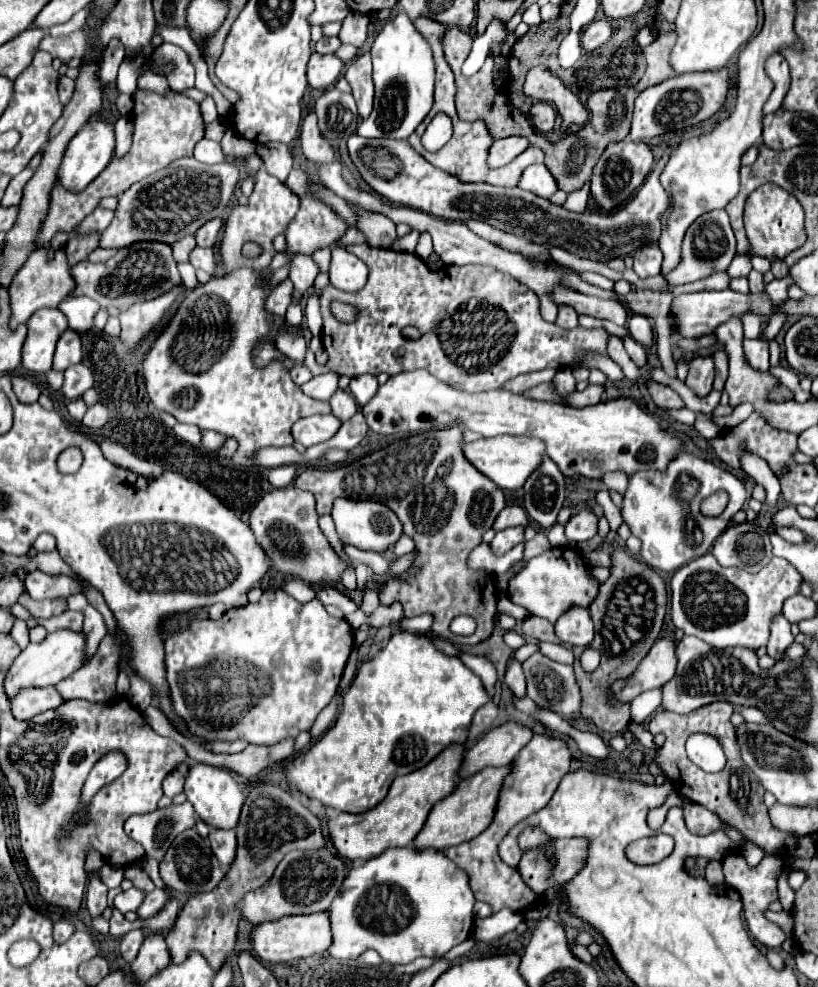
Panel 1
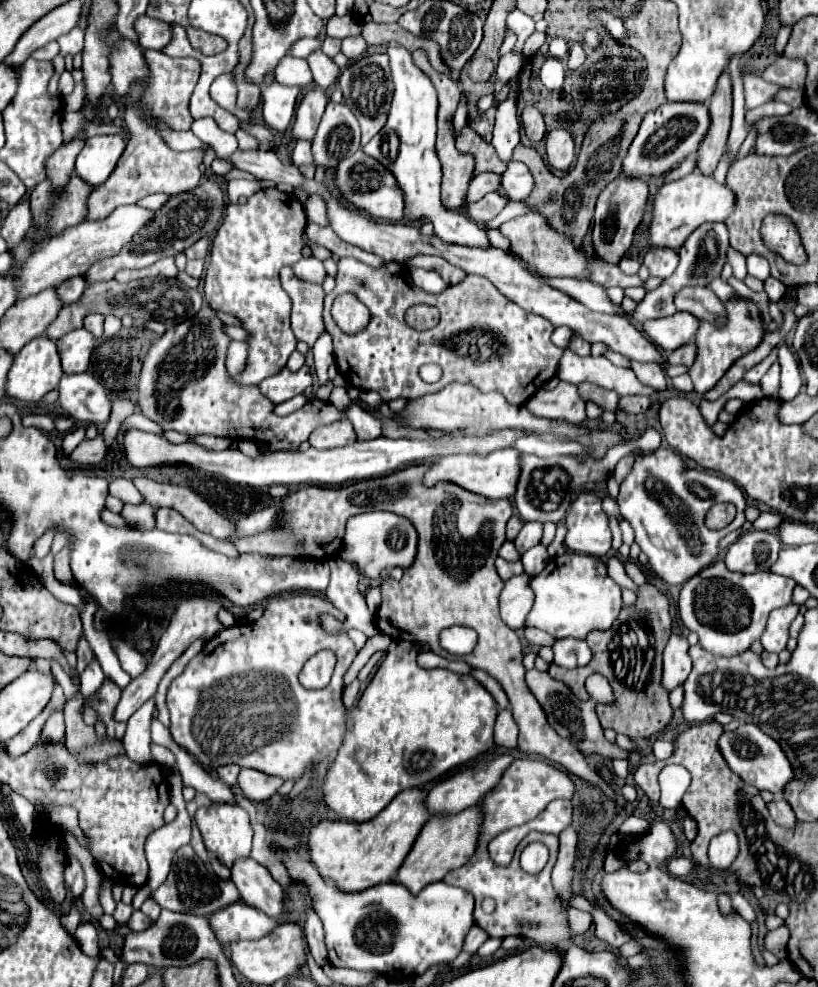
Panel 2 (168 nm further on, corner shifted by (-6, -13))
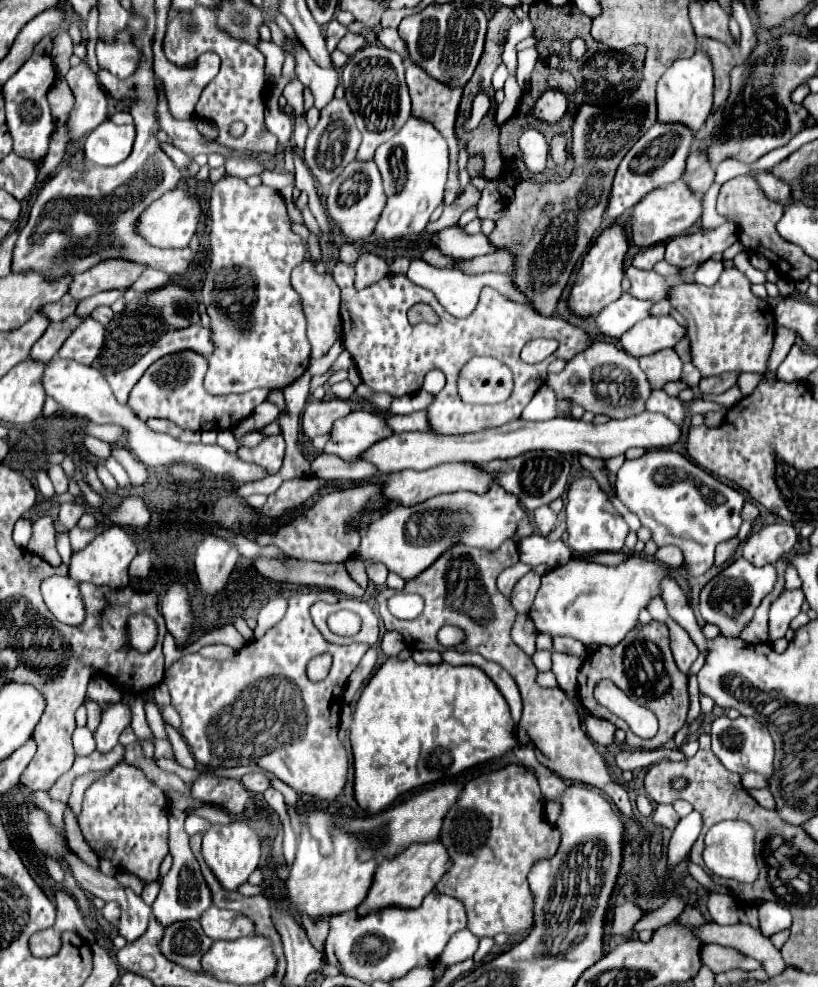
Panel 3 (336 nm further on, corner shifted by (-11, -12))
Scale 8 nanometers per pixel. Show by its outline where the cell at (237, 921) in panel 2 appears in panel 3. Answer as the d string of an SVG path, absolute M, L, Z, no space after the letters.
M216 906L204 912L200 924L212 940L236 940L242 936L250 936L256 930L254 922L244 914L232 910L220 910Z

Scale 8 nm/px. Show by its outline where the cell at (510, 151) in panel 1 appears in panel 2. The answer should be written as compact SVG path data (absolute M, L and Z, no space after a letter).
M481 173L481 175L473 177L471 185L467 189L467 197L465 197L463 207L467 207L469 203L479 201L481 197L485 197L491 191L497 191L499 183L501 183L501 175L495 175L495 173Z

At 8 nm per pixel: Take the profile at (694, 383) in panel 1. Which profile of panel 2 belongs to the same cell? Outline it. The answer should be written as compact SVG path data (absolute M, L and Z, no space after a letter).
M735 293L729 301L725 301L727 319L723 325L711 325L709 321L701 321L699 329L695 333L695 345L697 345L697 357L695 363L689 367L689 377L693 379L695 391L705 393L725 375L725 371L739 359L739 355L747 355L749 351L757 349L757 345L763 341L763 319L757 309L757 305L739 293Z

